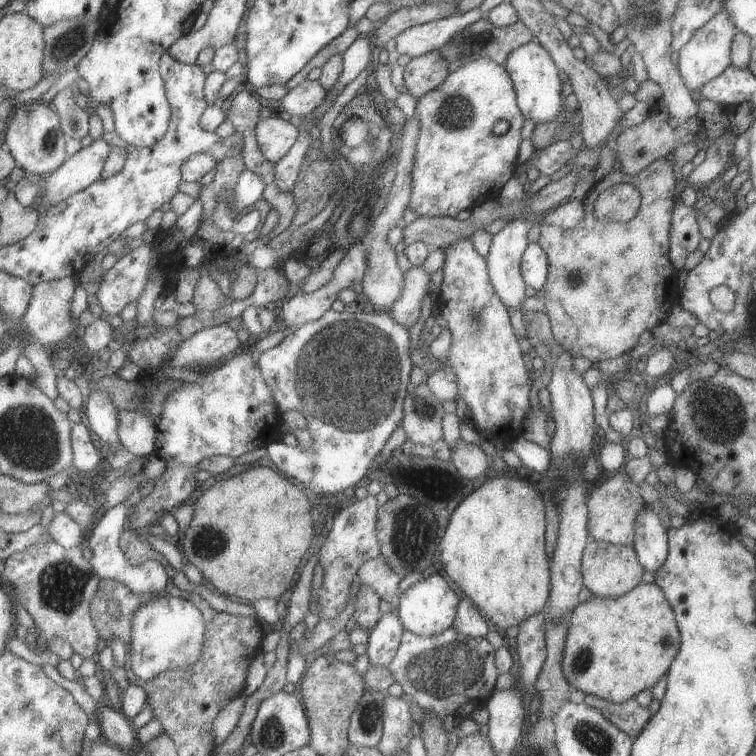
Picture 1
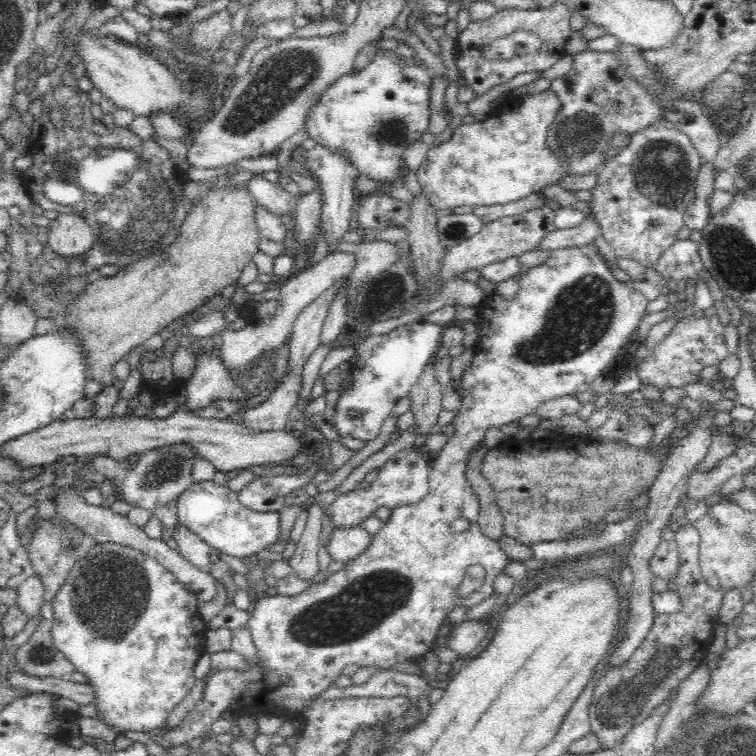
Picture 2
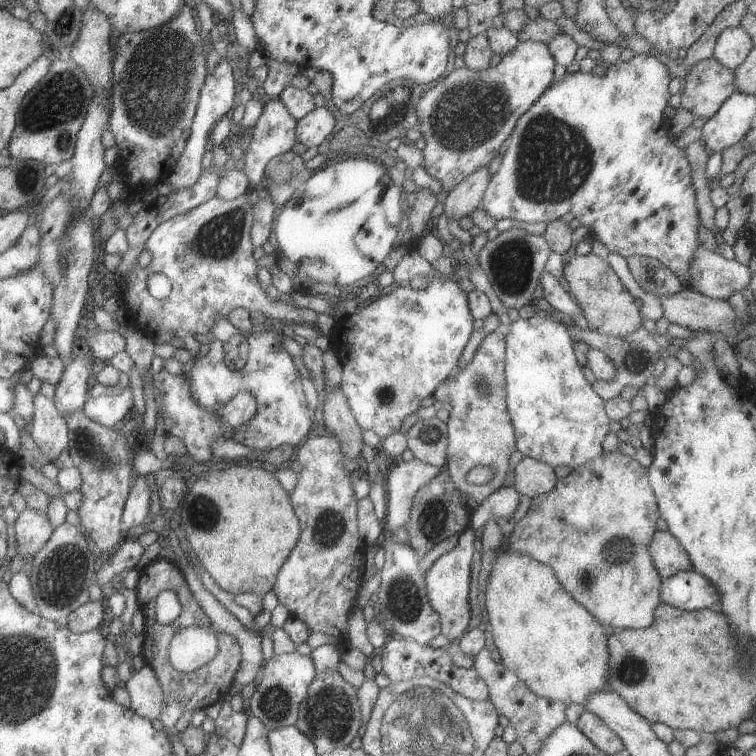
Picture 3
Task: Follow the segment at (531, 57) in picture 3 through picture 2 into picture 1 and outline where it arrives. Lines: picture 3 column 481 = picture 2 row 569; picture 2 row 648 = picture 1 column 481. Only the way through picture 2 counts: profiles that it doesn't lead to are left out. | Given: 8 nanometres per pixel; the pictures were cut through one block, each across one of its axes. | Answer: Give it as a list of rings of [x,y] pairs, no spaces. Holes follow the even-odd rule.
[[[487,57],[472,59],[464,65],[461,65],[457,70],[453,71],[453,73],[448,74],[445,77],[445,80],[439,83],[437,88],[426,92],[423,96],[416,99],[414,115],[416,117],[418,116],[419,132],[416,136],[413,162],[410,170],[410,197],[408,200],[408,207],[417,214],[417,217],[455,218],[455,215],[458,212],[461,212],[461,210],[465,210],[466,208],[473,209],[484,202],[495,201],[503,184],[514,175],[514,170],[517,166],[517,163],[515,162],[515,160],[517,160],[517,148],[519,148],[519,143],[522,139],[520,130],[525,119],[517,106],[514,86],[507,74],[506,68],[502,64],[497,64]],[[499,120],[505,120],[508,124],[508,129],[504,134],[495,135],[491,131],[491,128],[493,128],[493,124],[499,122]]]

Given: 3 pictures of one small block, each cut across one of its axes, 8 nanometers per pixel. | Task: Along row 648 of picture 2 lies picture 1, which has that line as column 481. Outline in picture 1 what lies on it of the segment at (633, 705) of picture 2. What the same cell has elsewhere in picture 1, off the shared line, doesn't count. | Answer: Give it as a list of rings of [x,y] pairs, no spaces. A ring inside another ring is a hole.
[[[452,626],[426,637],[404,630],[387,668],[401,685],[402,697],[407,696],[407,702],[416,702],[423,710],[432,710],[442,718],[446,715],[456,718],[461,714],[470,718],[471,711],[483,708],[495,689],[498,672],[494,652],[484,636],[463,640]]]

